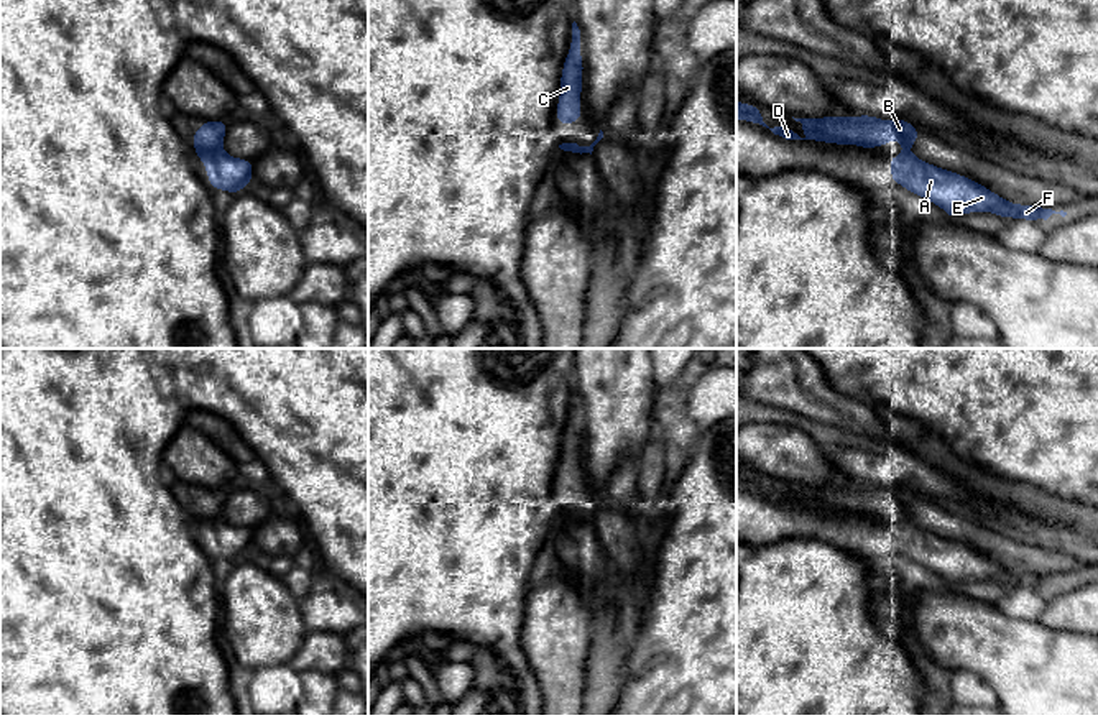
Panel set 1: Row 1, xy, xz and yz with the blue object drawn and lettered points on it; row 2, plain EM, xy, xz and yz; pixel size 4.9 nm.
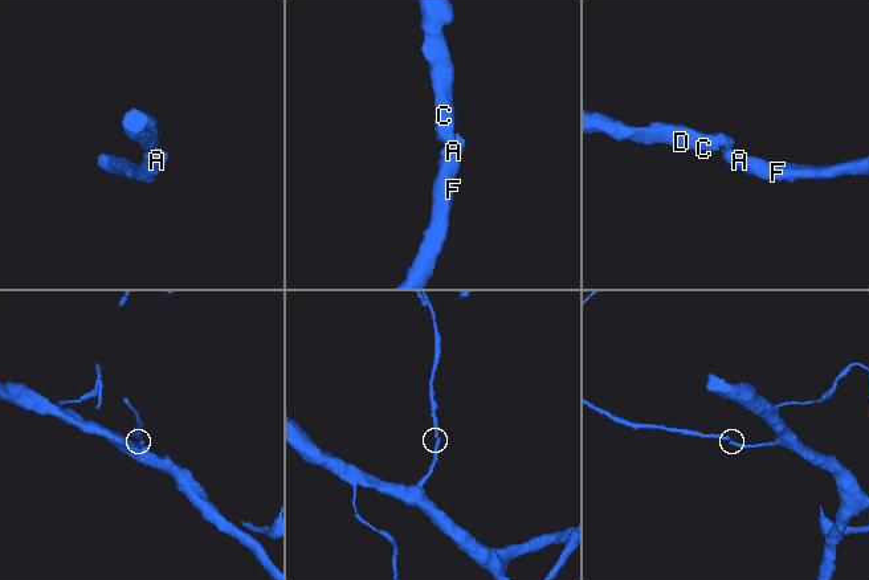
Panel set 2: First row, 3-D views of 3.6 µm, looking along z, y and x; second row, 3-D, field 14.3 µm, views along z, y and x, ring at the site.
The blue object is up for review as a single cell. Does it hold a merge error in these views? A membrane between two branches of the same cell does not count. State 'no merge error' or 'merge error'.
no merge error

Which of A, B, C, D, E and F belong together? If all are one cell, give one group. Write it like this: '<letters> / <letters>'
A B C D E F

